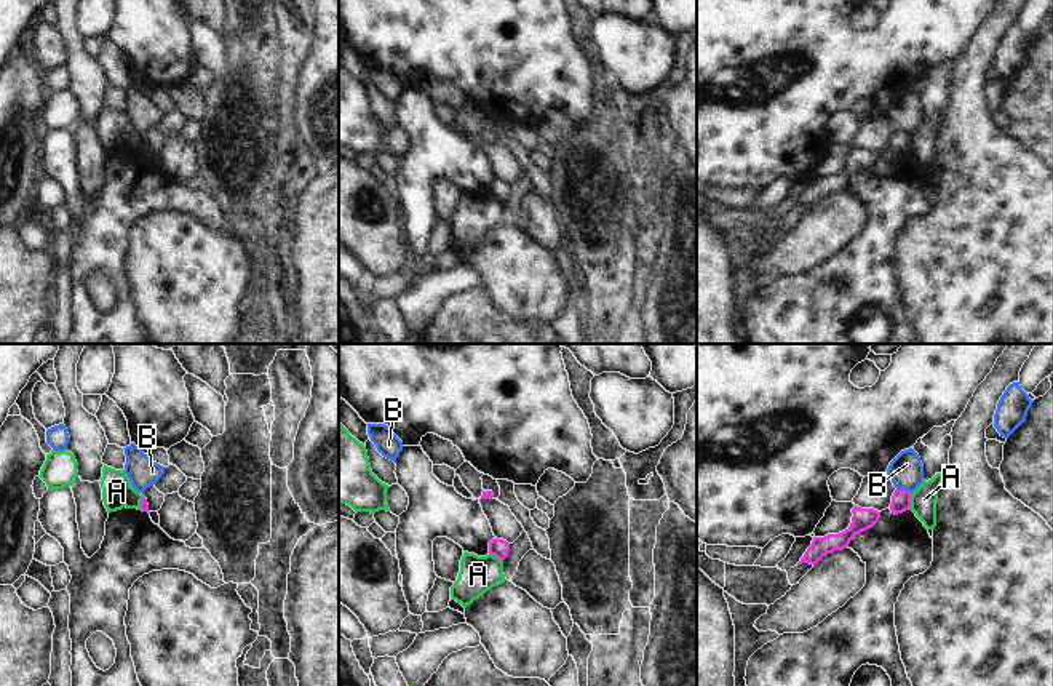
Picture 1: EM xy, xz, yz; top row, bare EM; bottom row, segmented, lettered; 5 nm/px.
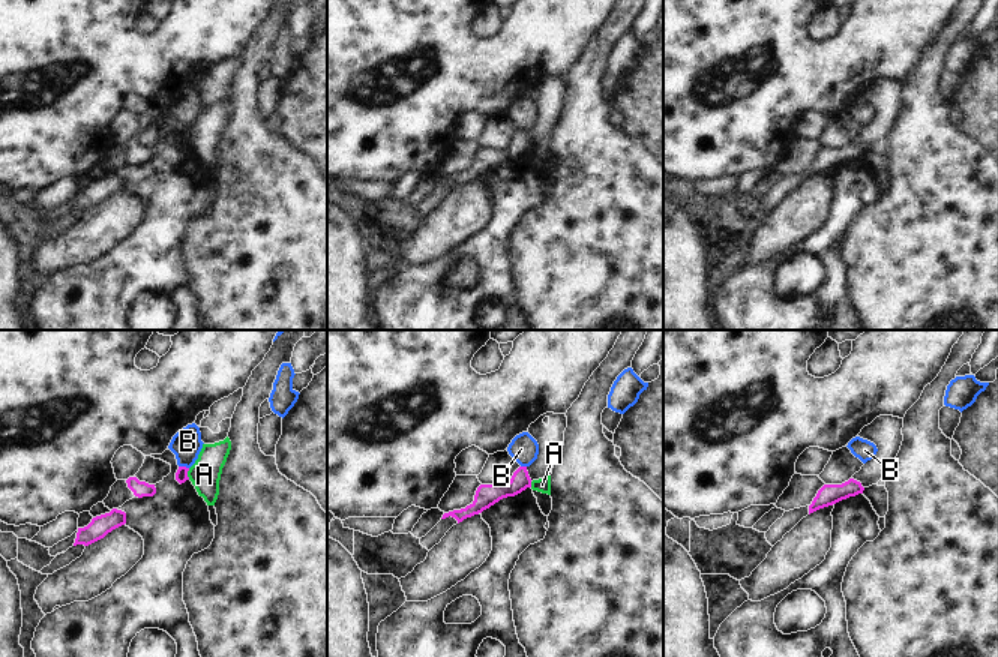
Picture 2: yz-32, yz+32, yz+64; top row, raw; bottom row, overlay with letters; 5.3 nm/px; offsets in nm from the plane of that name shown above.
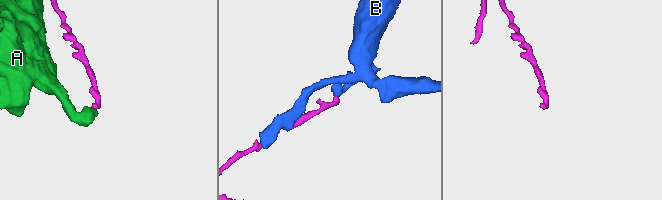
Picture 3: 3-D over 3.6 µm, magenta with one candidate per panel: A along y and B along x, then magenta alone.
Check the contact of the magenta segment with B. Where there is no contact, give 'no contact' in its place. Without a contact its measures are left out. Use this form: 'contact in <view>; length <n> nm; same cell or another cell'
contact in yz; length 80 nm; another cell

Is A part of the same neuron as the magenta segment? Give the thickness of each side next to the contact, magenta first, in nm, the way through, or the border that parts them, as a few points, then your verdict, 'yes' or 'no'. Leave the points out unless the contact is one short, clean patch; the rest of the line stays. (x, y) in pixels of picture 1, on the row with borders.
100/130 nm | along yz (909, 493), (911, 509) | no

